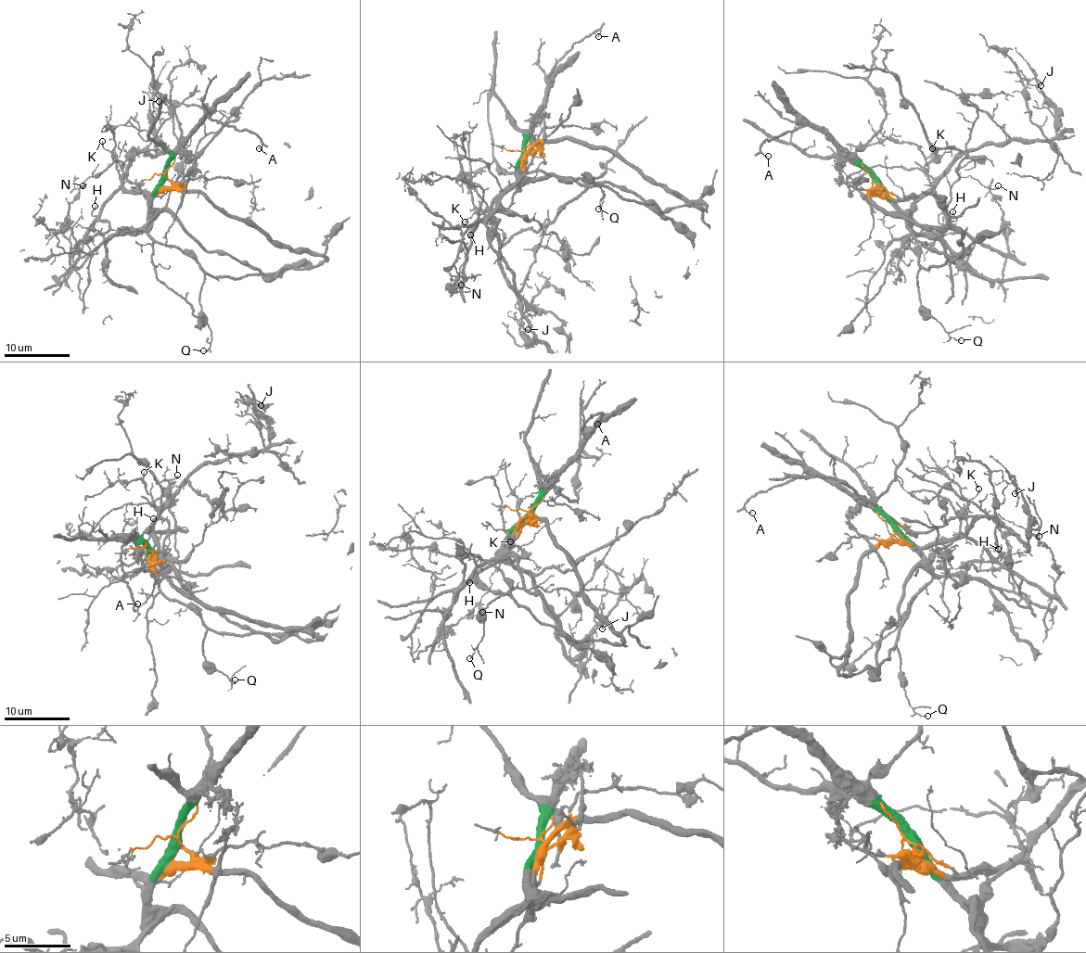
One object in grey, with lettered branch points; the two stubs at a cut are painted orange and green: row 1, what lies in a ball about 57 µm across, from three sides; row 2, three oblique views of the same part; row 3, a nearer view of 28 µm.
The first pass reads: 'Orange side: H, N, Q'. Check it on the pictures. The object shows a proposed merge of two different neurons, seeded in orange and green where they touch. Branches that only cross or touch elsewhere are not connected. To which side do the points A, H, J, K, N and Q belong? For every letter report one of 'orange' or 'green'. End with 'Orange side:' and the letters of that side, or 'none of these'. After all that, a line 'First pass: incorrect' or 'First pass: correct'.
A: green
H: orange
J: orange
K: green
N: orange
Q: green
Orange side: H, J, N
First pass: incorrect

